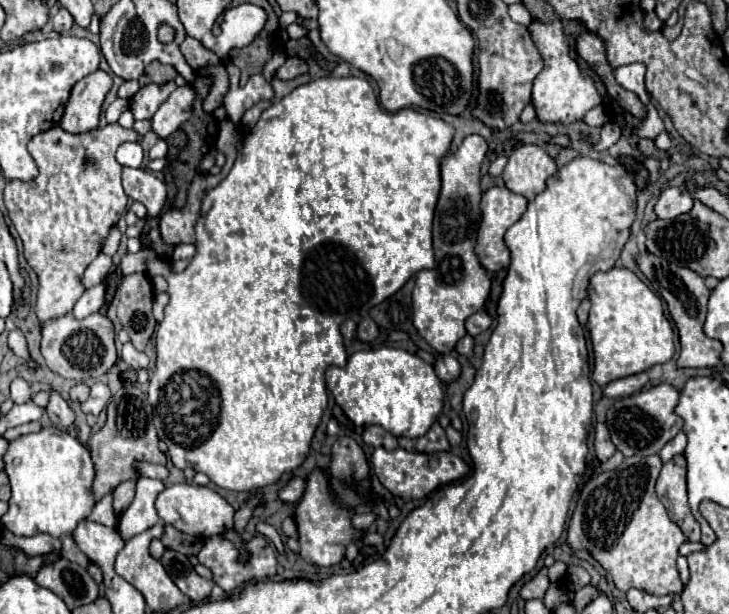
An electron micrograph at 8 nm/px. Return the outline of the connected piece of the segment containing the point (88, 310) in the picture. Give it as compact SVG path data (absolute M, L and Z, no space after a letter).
M104 283L102 285L96 285L94 289L86 289L86 293L74 305L72 315L76 319L84 319L84 317L96 313L104 305L104 291L106 291L106 285Z

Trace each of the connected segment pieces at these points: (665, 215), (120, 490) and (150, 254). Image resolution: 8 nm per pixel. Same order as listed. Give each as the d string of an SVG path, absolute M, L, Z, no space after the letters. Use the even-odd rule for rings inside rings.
M666 187L654 205L654 213L660 219L674 219L682 213L688 213L692 209L692 203L694 203L694 199L684 189Z
M124 481L114 489L114 511L124 513L136 495L136 481Z
M142 247L138 253L126 251L126 253L122 255L122 261L120 261L120 271L122 271L124 275L144 273L144 271L146 271L146 263L148 263L150 259L156 259L154 249L150 249L150 247Z

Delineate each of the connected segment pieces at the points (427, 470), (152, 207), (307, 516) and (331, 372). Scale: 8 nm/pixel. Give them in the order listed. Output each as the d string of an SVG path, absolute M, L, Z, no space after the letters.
M378 447L374 449L370 461L376 477L392 495L412 497L412 499L422 499L428 493L432 493L436 487L456 481L468 473L468 465L454 453L416 453L416 451L406 451L402 447L386 451L384 447Z
M124 167L122 185L124 185L124 191L128 197L146 205L150 217L160 215L162 205L166 201L166 185L158 177L150 175L150 171L146 171L146 169Z
M314 471L308 477L306 483L306 493L304 499L300 501L296 513L294 513L294 521L298 525L298 541L300 541L300 557L318 565L318 567L330 567L342 561L346 545L350 541L354 541L354 537L360 537L362 533L356 531L350 525L350 513L346 509L342 509L338 503L334 503L328 495L326 489L326 479L322 471Z
M394 347L358 351L346 367L328 367L326 385L336 403L358 427L382 425L396 437L422 437L442 411L442 387L434 367L420 357Z

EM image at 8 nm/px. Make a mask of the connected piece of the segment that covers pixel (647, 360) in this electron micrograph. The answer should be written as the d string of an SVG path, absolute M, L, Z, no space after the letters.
M614 267L606 273L596 273L590 281L588 287L588 297L592 301L590 307L590 317L588 317L588 329L590 329L590 339L594 347L594 373L592 379L598 385L608 385L614 379L622 379L634 373L642 373L650 369L656 363L666 363L674 355L674 331L670 321L664 315L662 299L644 283L640 281L630 269L624 267Z

